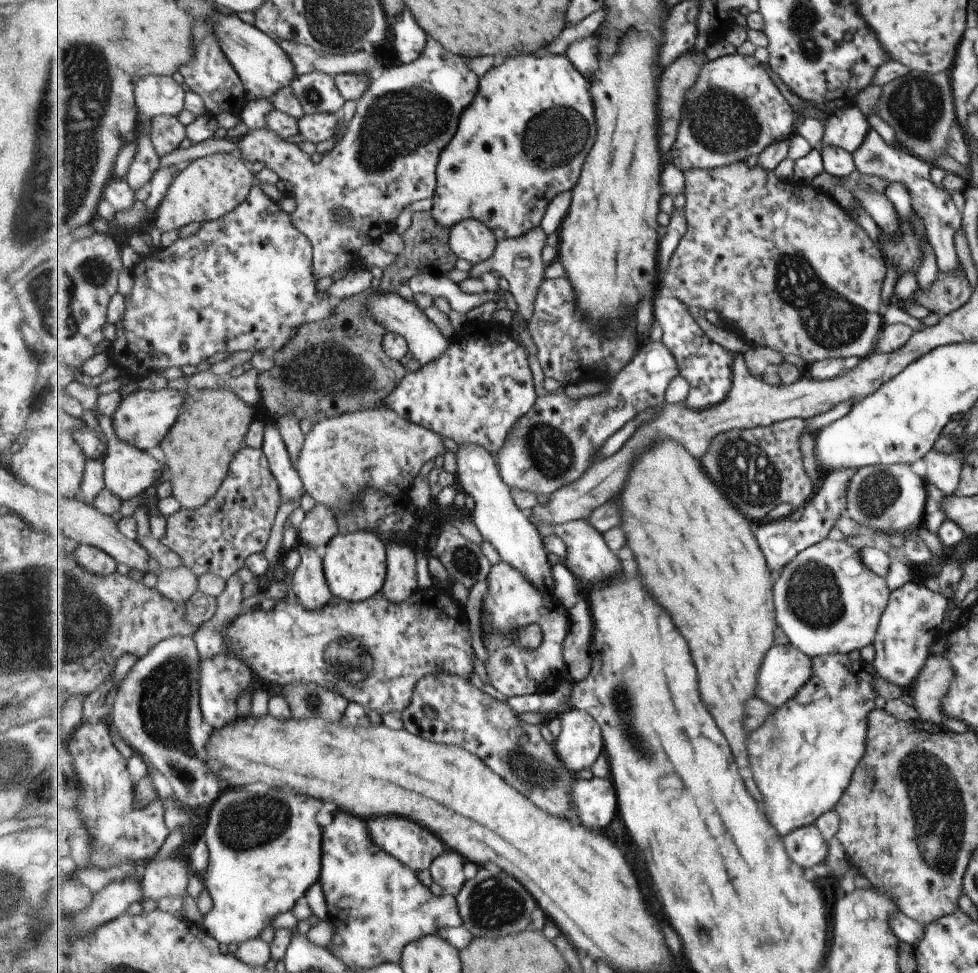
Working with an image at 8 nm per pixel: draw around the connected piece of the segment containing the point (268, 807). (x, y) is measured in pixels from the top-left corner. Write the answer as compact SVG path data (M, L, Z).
M287 788L287 794L281 792L273 798L245 790L227 790L215 802L203 834L211 858L209 868L200 877L213 903L212 909L205 915L203 927L217 942L240 945L259 938L279 914L293 910L293 906L302 901L307 891L320 880L324 868L324 836L321 836L323 830L315 816L321 806L323 804L319 800L299 796L291 788Z

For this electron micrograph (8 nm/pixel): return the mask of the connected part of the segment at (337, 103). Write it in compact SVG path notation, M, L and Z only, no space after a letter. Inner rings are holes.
M309 72L297 76L290 84L307 114L341 113L345 98L336 86L335 78L325 72Z

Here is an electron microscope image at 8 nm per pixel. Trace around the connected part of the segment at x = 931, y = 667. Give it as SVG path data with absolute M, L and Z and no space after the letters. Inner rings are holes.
M941 654L929 655L925 660L923 672L915 676L913 684L907 691L913 700L913 708L918 719L931 724L941 725L945 720L939 710L943 694L947 692L953 678L951 666Z

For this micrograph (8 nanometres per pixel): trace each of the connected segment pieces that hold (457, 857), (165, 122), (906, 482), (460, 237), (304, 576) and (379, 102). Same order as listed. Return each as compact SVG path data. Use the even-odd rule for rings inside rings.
M445 852L431 865L432 880L443 888L443 892L458 894L466 883L463 874L465 858L457 852Z
M159 114L149 121L151 122L150 136L153 140L153 146L160 157L171 154L175 148L181 147L187 132L186 127L175 116Z
M873 464L855 471L851 482L847 484L847 510L845 515L857 522L861 529L870 532L905 532L922 526L922 517L929 509L929 500L925 496L923 478L911 472L909 464Z
M463 220L450 230L450 244L458 258L473 264L489 260L497 250L495 233L480 220Z
M298 542L301 564L292 576L292 590L295 599L311 610L326 607L334 598L330 584L323 572L323 560L317 556L315 548Z
M429 46L423 52L423 56L412 62L411 64L396 64L392 67L382 68L381 71L376 75L374 81L369 87L369 92L365 92L361 98L359 98L356 111L353 118L350 120L348 127L346 128L346 133L343 135L342 139L335 145L330 151L323 154L322 159L315 163L311 160L311 155L304 153L297 144L286 142L282 137L279 136L275 130L271 130L269 126L262 128L261 130L248 131L248 133L236 140L236 144L239 147L240 156L244 158L245 161L250 163L262 162L265 167L270 168L278 174L280 179L287 180L293 184L293 197L296 200L296 209L294 213L291 213L291 220L295 222L295 226L299 228L301 232L306 233L308 237L313 241L314 245L314 270L315 276L319 280L321 278L327 278L327 276L335 276L337 272L341 270L350 270L355 266L364 266L361 256L359 256L359 250L365 246L365 244L375 244L380 242L380 238L383 233L393 232L397 228L397 220L399 214L413 202L421 200L421 198L433 198L436 188L438 187L438 166L440 156L445 150L446 145L448 145L454 136L457 134L459 120L462 118L463 111L474 103L475 97L479 92L479 82L480 76L475 74L474 68L471 68L471 63L468 58L463 58L462 56L457 56L453 52L449 52L441 46ZM343 208L349 212L351 220L339 220L339 211Z

